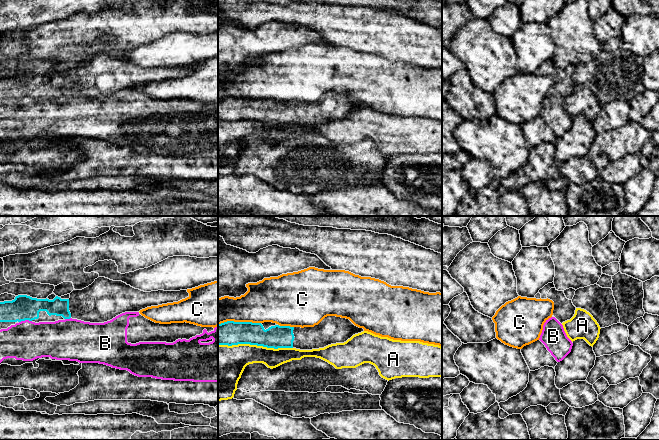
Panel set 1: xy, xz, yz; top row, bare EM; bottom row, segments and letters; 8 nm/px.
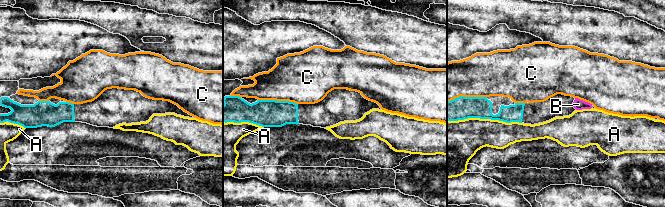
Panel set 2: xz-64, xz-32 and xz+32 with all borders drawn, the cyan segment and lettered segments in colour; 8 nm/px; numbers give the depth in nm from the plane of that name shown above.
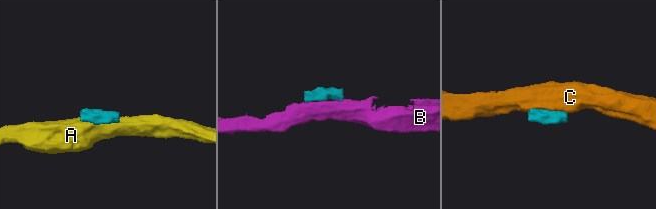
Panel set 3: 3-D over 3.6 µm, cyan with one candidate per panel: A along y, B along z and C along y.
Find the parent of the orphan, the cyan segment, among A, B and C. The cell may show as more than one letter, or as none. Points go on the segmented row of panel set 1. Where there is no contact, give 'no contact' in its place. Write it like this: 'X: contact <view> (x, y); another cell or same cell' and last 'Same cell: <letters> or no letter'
A: contact xz (255, 344); another cell
B: contact xy (25, 319); another cell
C: contact xz (239, 322); another cell
Same cell: no letter

